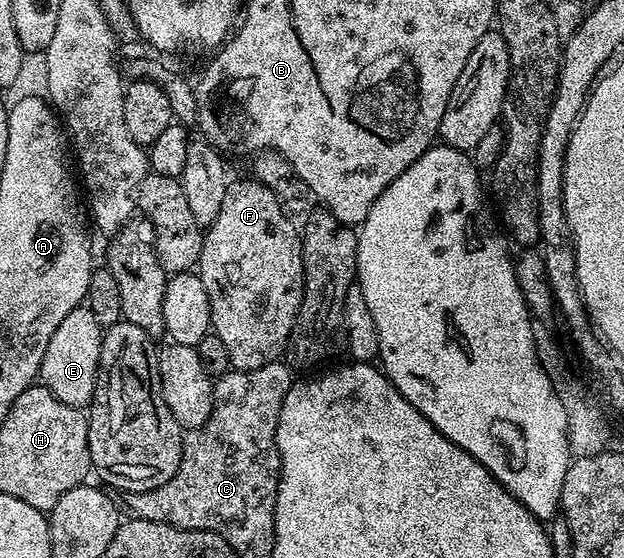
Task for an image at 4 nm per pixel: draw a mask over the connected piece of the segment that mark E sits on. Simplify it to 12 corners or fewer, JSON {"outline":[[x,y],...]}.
{"outline":[[83,304],[52,332],[40,371],[56,400],[89,407],[104,327]]}

